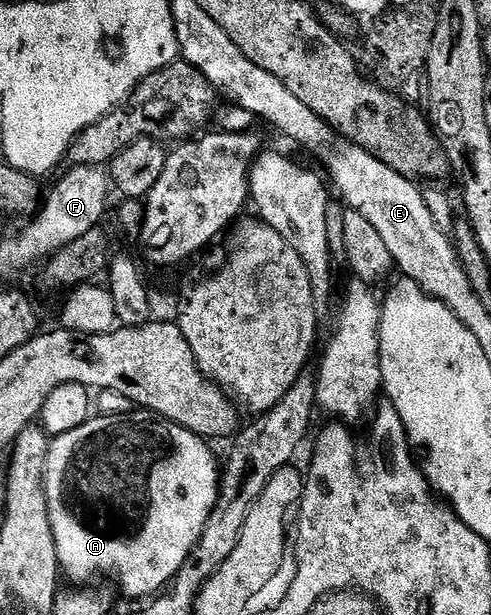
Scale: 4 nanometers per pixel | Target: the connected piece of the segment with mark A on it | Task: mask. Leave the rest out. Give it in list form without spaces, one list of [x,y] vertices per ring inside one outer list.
[[[103,415],[88,419],[85,425],[77,429],[69,429],[69,433],[61,433],[50,440],[47,448],[47,468],[43,484],[45,485],[45,501],[47,502],[47,513],[49,515],[49,525],[53,531],[53,541],[57,551],[57,561],[59,562],[60,572],[72,579],[72,584],[87,585],[91,578],[98,571],[105,574],[119,575],[119,587],[131,599],[139,599],[142,595],[154,596],[162,592],[175,578],[175,574],[185,565],[185,557],[197,545],[201,533],[205,529],[205,521],[209,521],[209,513],[219,496],[219,476],[220,468],[215,467],[215,455],[210,451],[208,444],[194,435],[189,429],[181,425],[171,423],[167,419],[158,417],[143,417],[139,427],[135,423],[130,423],[127,419],[118,419],[115,415]]]

